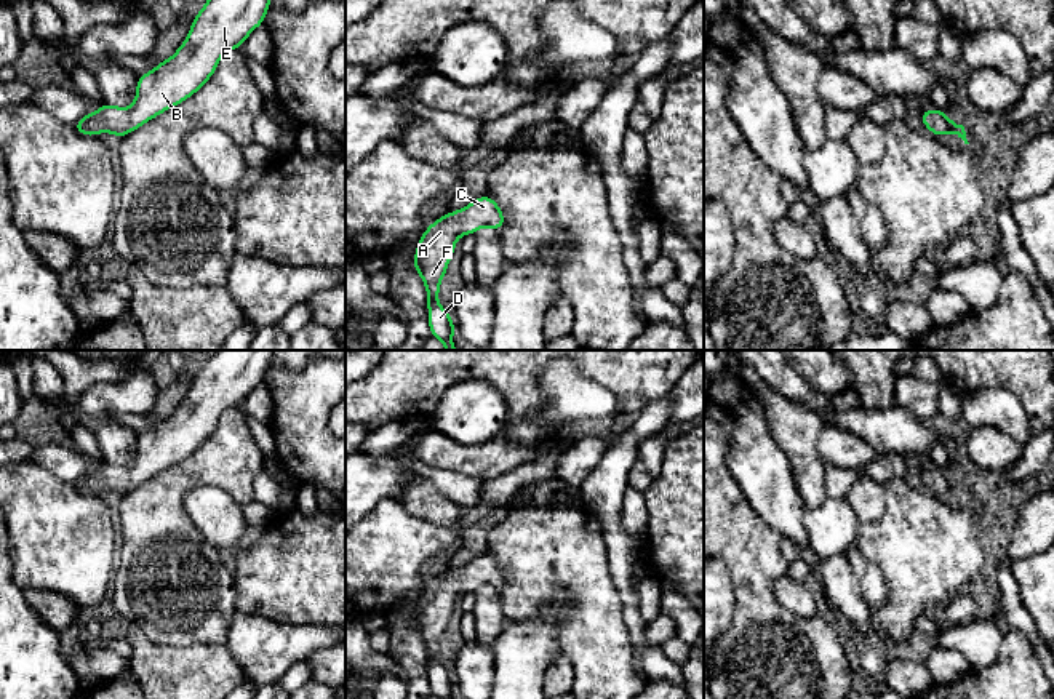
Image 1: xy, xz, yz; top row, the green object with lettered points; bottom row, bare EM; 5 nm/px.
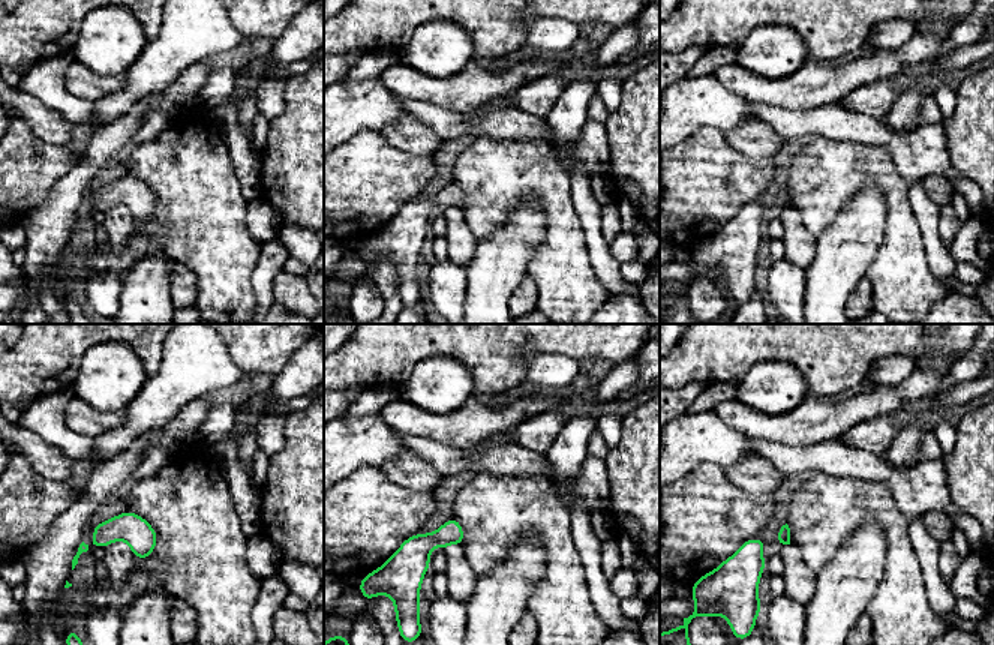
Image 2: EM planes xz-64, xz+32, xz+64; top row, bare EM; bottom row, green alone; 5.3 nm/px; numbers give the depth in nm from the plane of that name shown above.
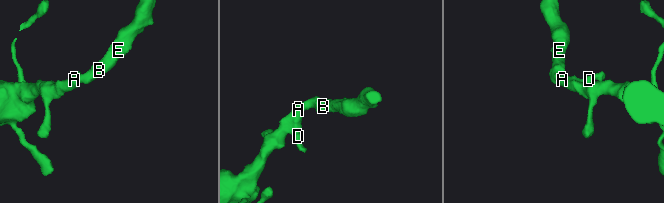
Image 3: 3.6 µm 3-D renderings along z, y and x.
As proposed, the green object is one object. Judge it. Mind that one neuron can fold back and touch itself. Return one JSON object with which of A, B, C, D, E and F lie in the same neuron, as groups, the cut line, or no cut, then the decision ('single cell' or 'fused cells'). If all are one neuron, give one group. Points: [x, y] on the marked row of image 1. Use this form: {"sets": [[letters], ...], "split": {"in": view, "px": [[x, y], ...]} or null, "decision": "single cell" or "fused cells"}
{"sets": [["A", "B", "C", "D", "E", "F"]], "split": null, "decision": "single cell"}

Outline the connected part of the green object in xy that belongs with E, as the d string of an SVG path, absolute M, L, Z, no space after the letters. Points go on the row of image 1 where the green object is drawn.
M208 0L192 19L187 34L178 51L166 61L142 75L138 75L136 98L131 107L123 109L102 102L96 114L88 112L72 126L85 136L98 136L101 131L114 136L126 136L195 94L216 72L219 59L234 48L242 48L248 35L264 24L272 0Z

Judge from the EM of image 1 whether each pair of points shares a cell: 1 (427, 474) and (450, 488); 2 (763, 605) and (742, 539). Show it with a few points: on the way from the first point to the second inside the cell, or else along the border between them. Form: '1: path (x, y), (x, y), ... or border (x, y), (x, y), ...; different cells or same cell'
1: path (432, 475), (445, 483); same cell
2: path (754, 589), (752, 555); same cell

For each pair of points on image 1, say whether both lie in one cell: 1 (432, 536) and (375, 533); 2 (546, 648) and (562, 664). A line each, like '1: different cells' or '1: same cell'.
1: same cell
2: different cells

